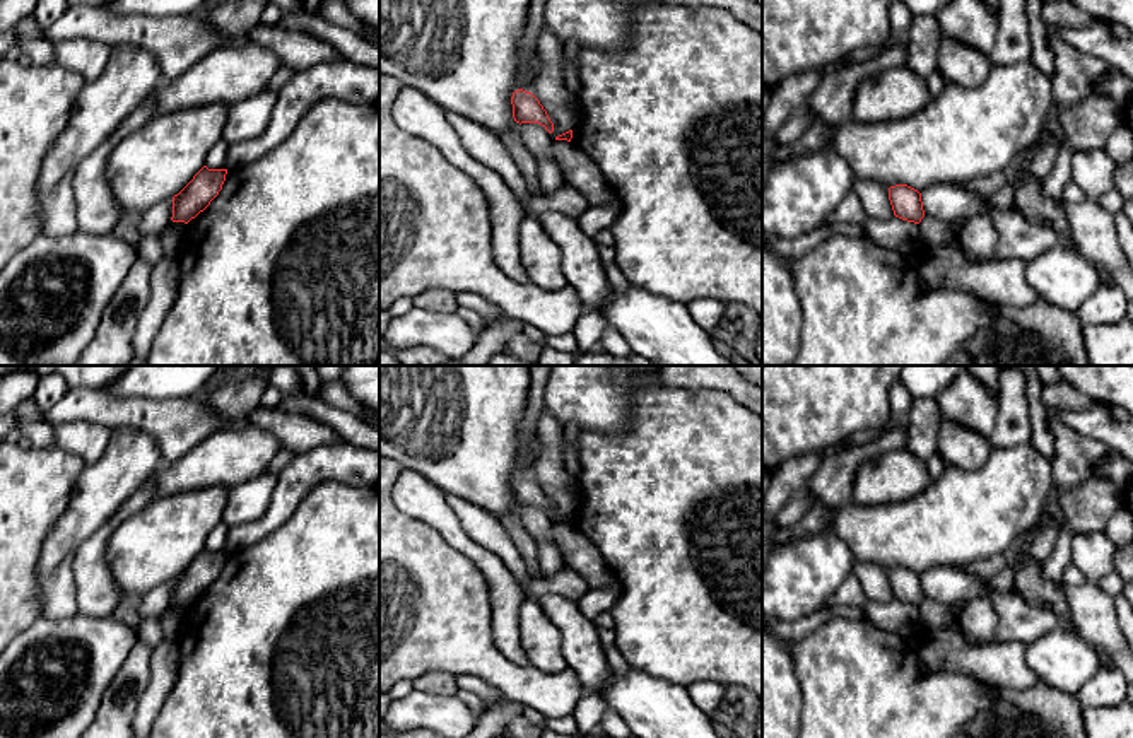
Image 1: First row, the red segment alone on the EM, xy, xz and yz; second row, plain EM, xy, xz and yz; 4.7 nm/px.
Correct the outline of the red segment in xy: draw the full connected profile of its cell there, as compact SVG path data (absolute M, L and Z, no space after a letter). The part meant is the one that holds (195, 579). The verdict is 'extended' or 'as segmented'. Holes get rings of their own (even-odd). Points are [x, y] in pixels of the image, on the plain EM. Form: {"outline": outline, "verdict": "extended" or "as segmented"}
{"outline": "M203 548L193 562L173 579L173 605L188 606L219 577L227 552L208 552Z", "verdict": "as segmented"}

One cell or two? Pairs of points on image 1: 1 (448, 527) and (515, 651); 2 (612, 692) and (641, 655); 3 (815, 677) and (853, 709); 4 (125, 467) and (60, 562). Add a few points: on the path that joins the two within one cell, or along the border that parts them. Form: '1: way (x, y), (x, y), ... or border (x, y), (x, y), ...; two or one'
1: way (479, 556), (494, 571), (506, 591), (506, 620); one
2: border (631, 667), (669, 682); two
3: way (824, 680), (845, 701); one
4: way (101, 491), (64, 538); one

